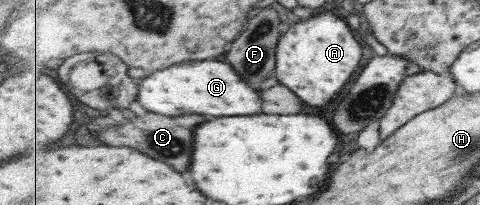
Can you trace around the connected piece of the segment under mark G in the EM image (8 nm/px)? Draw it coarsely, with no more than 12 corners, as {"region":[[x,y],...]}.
{"region":[[223,59],[177,63],[138,81],[167,116],[247,116],[261,94]]}

